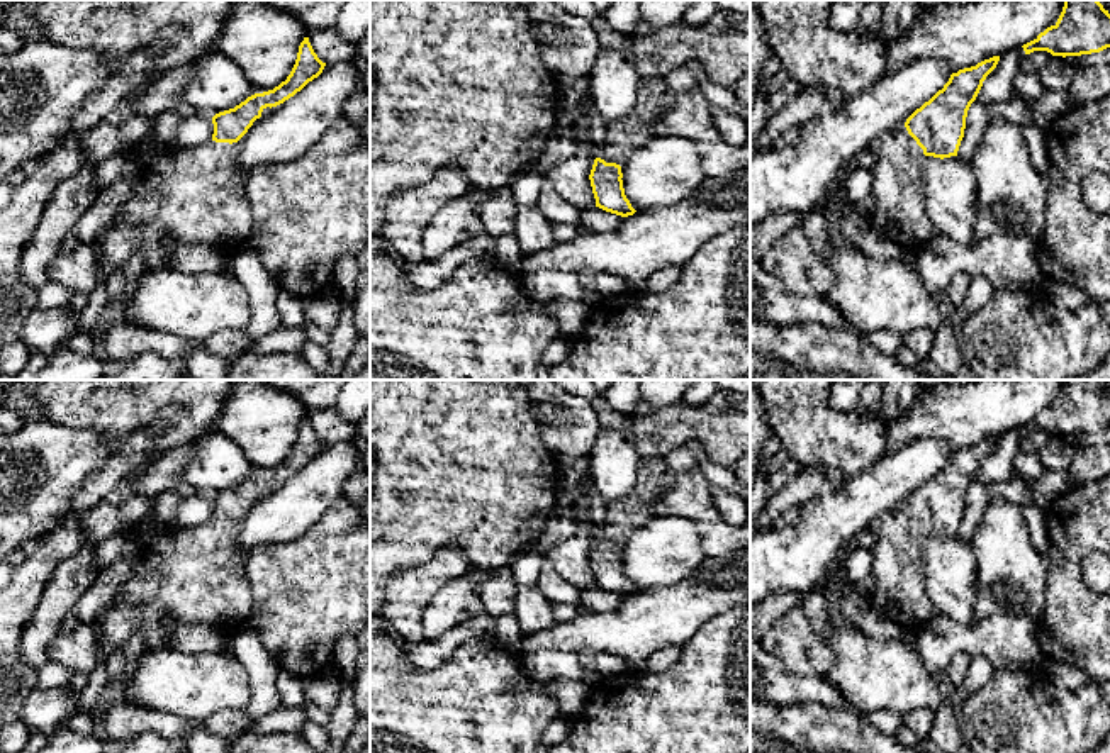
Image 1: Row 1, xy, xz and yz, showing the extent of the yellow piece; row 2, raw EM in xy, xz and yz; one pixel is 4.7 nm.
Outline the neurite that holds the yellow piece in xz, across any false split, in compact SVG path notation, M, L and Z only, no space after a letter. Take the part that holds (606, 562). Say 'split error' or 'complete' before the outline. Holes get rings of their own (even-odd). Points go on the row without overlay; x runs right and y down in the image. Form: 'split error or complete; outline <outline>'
complete; outline M601 538L594 539L589 560L596 578L596 587L621 597L628 597L636 590L625 575L621 558L623 553L619 544L606 543Z

